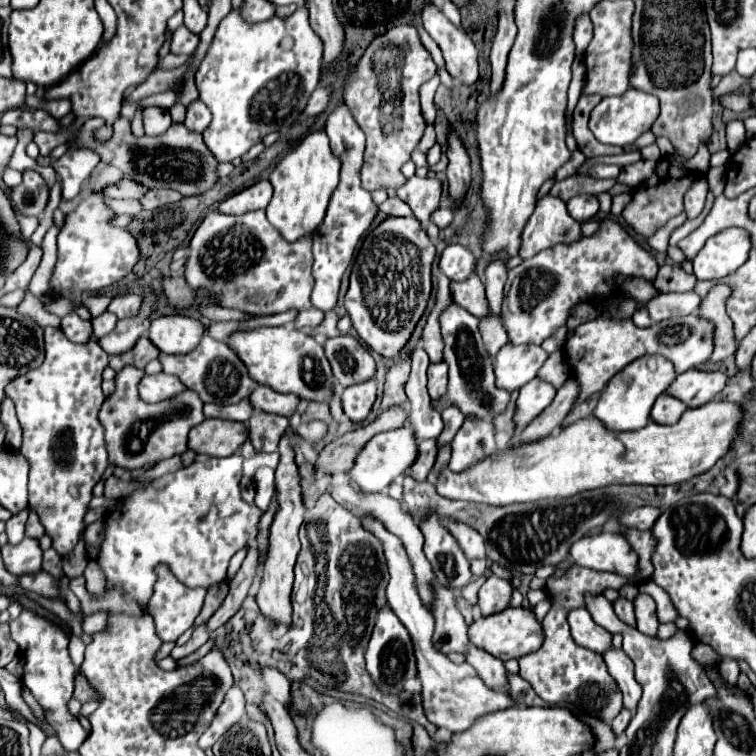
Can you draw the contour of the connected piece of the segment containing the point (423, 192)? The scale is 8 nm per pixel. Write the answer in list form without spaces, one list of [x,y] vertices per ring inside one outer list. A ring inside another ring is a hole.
[[[412,177],[402,187],[396,189],[396,195],[412,207],[414,217],[422,225],[428,225],[430,223],[430,213],[434,209],[438,209],[438,205],[440,205],[442,185],[440,185],[438,179]]]

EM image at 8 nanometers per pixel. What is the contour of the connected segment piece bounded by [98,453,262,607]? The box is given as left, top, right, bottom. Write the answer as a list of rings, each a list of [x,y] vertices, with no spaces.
[[[234,453],[232,457],[216,459],[212,457],[208,463],[194,461],[192,465],[158,477],[148,489],[136,491],[122,499],[114,511],[108,511],[106,523],[106,539],[102,543],[98,561],[102,571],[106,573],[106,585],[120,585],[128,597],[140,601],[144,607],[152,595],[152,587],[156,583],[154,565],[166,563],[172,573],[190,587],[210,587],[212,583],[220,583],[226,577],[228,563],[232,555],[244,549],[256,537],[256,525],[262,515],[258,507],[252,507],[240,497],[240,479],[242,479],[242,455]]]

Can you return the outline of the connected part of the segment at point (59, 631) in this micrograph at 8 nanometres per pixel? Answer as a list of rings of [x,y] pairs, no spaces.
[[[24,609],[18,619],[10,621],[10,633],[12,633],[12,639],[20,647],[20,655],[26,661],[24,663],[24,679],[22,679],[24,685],[32,691],[36,701],[46,711],[46,721],[54,727],[62,747],[66,751],[76,751],[88,735],[82,729],[79,720],[68,711],[68,701],[72,699],[72,693],[74,693],[76,667],[72,665],[70,655],[68,655],[66,631],[58,623],[54,623],[46,617],[40,617],[38,613],[32,613],[30,609]]]

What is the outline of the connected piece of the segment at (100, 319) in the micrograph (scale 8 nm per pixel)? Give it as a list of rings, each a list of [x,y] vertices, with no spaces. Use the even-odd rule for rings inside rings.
[[[104,311],[104,313],[98,315],[98,317],[94,317],[94,319],[92,319],[92,325],[94,325],[94,335],[96,335],[96,339],[108,335],[108,333],[116,327],[116,323],[118,323],[118,319],[112,317],[112,313],[108,313],[108,311]]]

